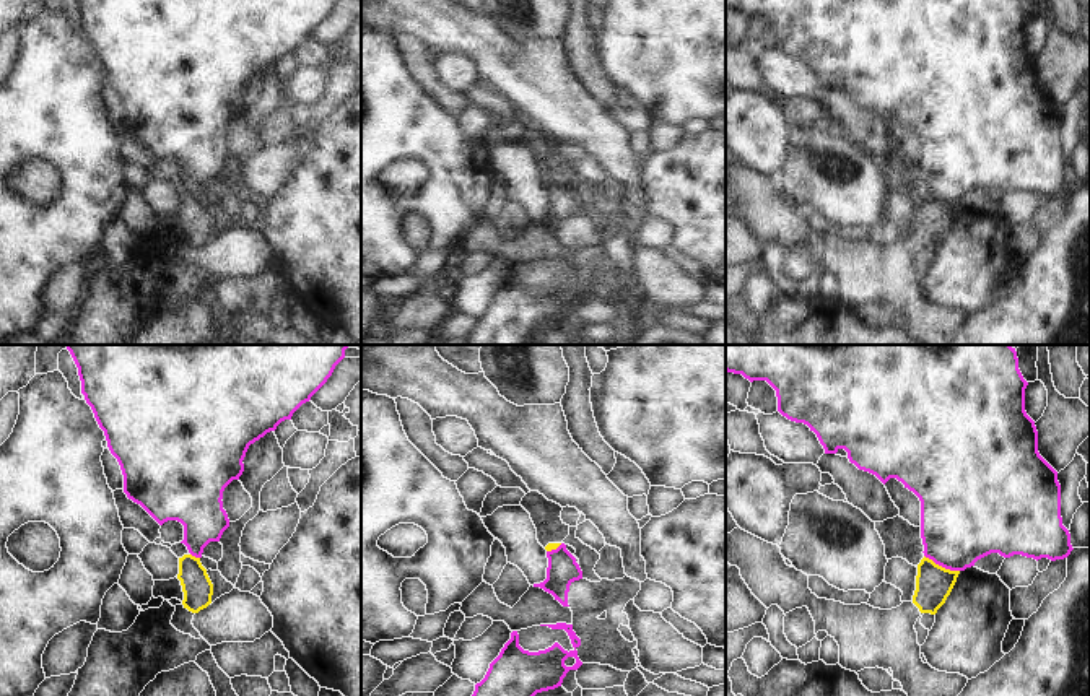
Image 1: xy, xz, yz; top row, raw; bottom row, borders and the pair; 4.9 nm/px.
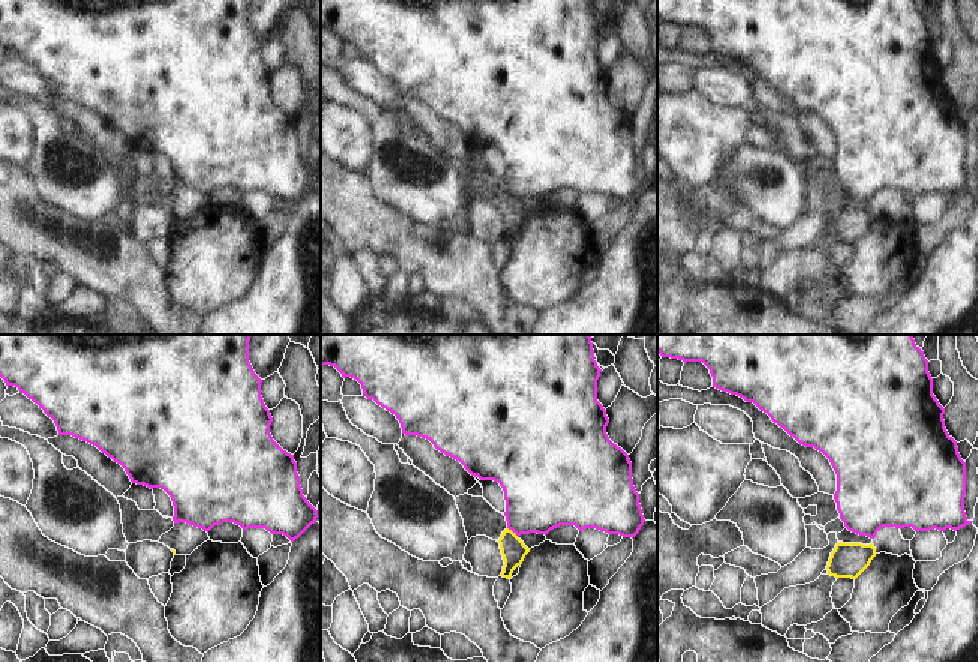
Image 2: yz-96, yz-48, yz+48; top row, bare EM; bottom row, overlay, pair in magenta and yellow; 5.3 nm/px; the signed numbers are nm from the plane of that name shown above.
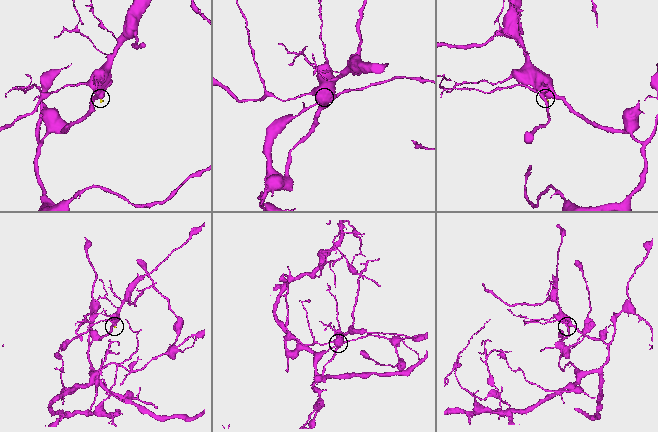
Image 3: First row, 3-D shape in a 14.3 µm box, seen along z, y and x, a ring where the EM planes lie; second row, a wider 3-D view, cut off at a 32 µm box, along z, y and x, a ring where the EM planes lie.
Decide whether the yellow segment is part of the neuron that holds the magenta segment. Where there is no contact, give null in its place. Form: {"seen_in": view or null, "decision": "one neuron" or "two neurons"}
{"seen_in": "yz", "decision": "two neurons"}

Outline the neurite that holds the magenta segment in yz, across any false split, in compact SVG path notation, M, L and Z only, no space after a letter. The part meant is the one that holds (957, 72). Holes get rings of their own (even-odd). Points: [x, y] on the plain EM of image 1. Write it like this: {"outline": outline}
{"outline": "M726 0L727 8L742 10L750 18L766 16L778 33L778 47L791 57L804 59L813 67L825 89L848 88L859 106L875 111L883 120L896 114L921 137L921 174L924 192L950 207L965 207L991 189L1004 194L1022 190L1033 195L1064 195L1074 185L1070 169L1061 153L1061 120L1057 107L1038 88L1038 67L1025 47L1025 24L1018 0Z"}

